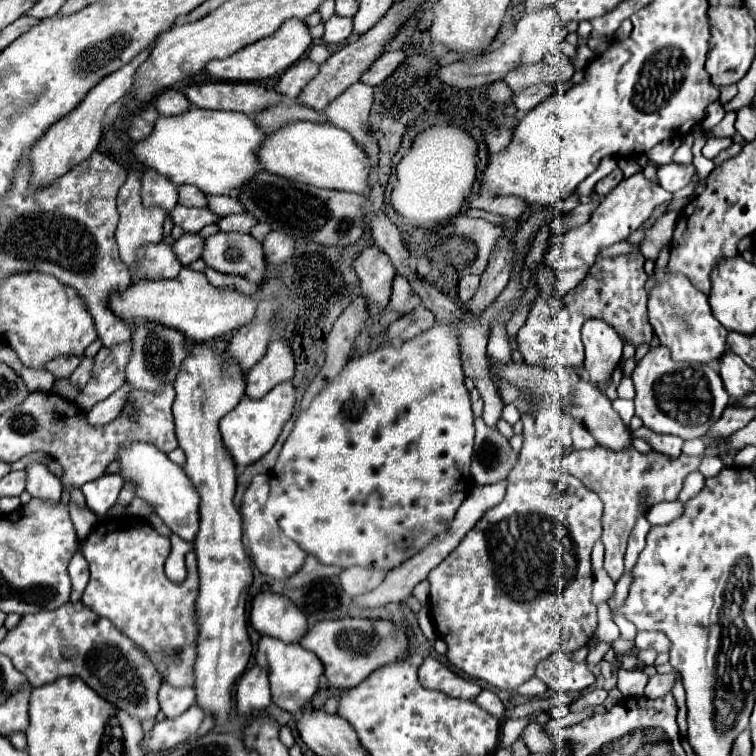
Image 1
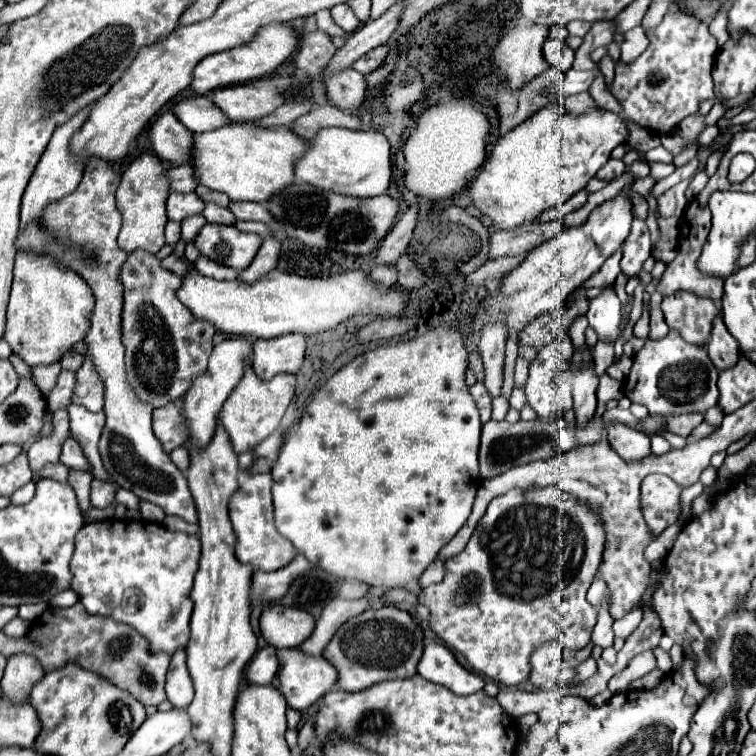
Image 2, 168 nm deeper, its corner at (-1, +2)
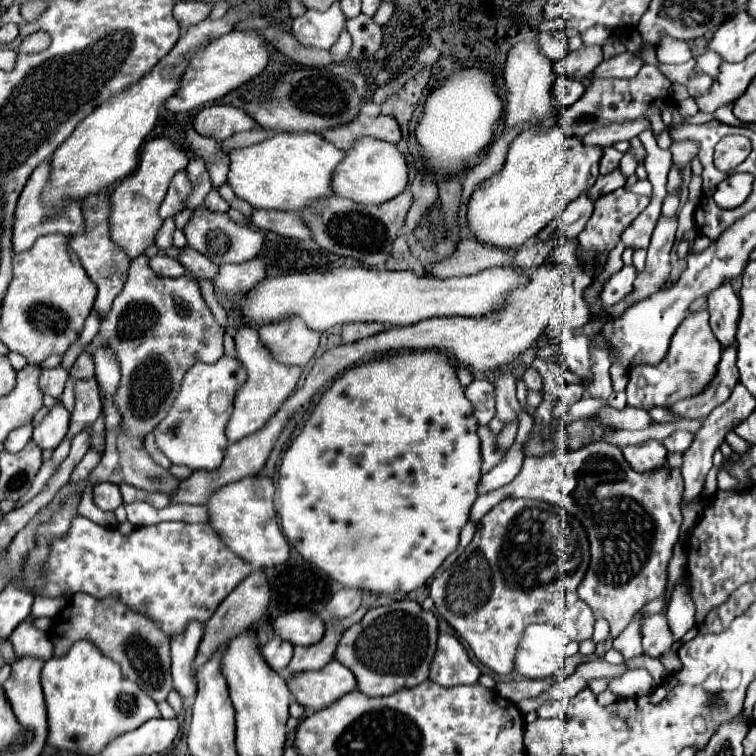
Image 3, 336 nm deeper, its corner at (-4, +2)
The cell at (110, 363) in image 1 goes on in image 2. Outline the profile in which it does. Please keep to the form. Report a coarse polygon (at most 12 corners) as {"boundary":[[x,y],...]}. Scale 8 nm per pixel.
{"boundary":[[90,357],[76,371],[74,403],[104,407],[104,381]]}

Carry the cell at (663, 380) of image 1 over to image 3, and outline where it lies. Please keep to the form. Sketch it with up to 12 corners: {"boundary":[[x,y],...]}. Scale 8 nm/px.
{"boundary":[[689,313],[661,365],[629,371],[627,405],[649,411],[701,393],[721,343]]}

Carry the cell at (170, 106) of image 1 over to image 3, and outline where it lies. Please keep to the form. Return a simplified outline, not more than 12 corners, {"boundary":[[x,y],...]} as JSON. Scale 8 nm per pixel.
{"boundary":[[211,105],[197,113],[199,135],[223,141],[257,127],[233,105]]}

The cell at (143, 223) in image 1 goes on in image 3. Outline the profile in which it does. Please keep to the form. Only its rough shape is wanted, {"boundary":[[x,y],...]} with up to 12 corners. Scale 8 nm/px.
{"boundary":[[149,139],[111,193],[109,237],[131,259],[155,243],[157,209],[185,147]]}

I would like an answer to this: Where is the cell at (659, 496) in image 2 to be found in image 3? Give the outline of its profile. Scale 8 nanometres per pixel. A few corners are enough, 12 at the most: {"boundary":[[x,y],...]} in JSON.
{"boundary":[[737,383],[683,453],[685,503],[697,499],[725,435],[751,413],[753,397]]}

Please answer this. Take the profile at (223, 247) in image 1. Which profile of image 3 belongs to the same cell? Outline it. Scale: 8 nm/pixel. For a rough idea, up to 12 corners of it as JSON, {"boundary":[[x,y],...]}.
{"boundary":[[205,207],[183,227],[217,265],[257,257],[263,233]]}

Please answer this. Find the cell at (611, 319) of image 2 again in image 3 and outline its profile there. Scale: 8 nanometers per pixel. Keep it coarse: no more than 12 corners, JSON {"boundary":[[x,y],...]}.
{"boundary":[[625,265],[601,291],[603,305],[615,305],[633,289],[637,269]]}

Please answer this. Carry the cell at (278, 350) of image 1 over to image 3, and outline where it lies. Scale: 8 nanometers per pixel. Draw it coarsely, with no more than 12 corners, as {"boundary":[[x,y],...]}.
{"boundary":[[297,315],[259,327],[287,365],[305,367],[321,333]]}

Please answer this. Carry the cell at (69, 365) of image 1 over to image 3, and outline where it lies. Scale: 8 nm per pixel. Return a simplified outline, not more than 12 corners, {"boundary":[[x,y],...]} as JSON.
{"boundary":[[81,353],[73,365],[73,377],[95,375],[93,357]]}

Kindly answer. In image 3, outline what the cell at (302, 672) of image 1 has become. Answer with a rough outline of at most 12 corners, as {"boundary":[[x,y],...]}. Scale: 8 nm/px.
{"boundary":[[333,659],[297,673],[287,685],[303,707],[319,711],[351,693],[357,681]]}

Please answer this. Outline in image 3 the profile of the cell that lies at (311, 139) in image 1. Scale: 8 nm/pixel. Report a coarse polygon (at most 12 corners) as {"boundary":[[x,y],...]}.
{"boundary":[[355,141],[333,175],[335,193],[363,205],[407,187],[405,155]]}

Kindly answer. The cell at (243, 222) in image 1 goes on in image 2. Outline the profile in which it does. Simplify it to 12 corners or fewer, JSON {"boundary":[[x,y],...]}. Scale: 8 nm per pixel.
{"boundary":[[206,203],[202,213],[208,223],[234,225],[230,209]]}

